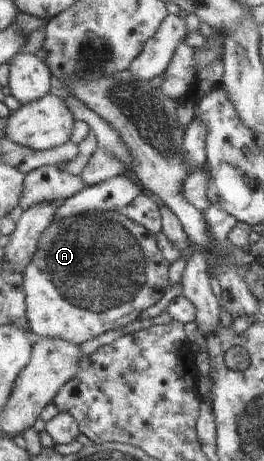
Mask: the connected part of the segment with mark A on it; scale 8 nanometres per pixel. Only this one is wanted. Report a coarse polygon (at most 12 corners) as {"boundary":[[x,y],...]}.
{"boundary":[[117,211],[55,219],[23,271],[37,338],[83,345],[171,286]]}

